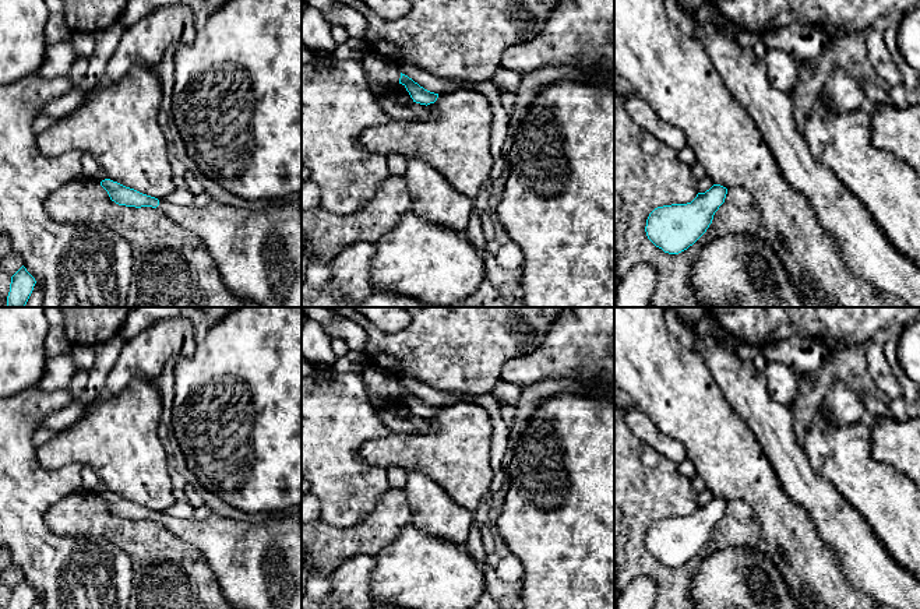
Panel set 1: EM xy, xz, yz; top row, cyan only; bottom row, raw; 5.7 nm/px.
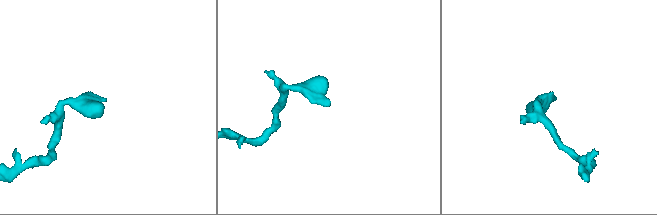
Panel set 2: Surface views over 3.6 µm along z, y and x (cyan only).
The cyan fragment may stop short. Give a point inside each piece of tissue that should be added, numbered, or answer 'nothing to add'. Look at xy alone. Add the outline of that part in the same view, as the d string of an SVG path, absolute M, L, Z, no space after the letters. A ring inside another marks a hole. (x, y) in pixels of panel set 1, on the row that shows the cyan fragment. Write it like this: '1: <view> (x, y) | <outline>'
1: xy (258, 253) | M302 194L282 205L258 211L216 201L198 208L161 200L158 208L204 242L233 295L258 307L302 307Z

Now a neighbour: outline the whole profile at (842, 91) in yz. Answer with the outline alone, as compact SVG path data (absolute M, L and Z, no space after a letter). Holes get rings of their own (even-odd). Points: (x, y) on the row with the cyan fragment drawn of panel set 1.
M843 68L833 70L825 81L819 96L839 112L852 112L868 105L857 77L850 75Z

